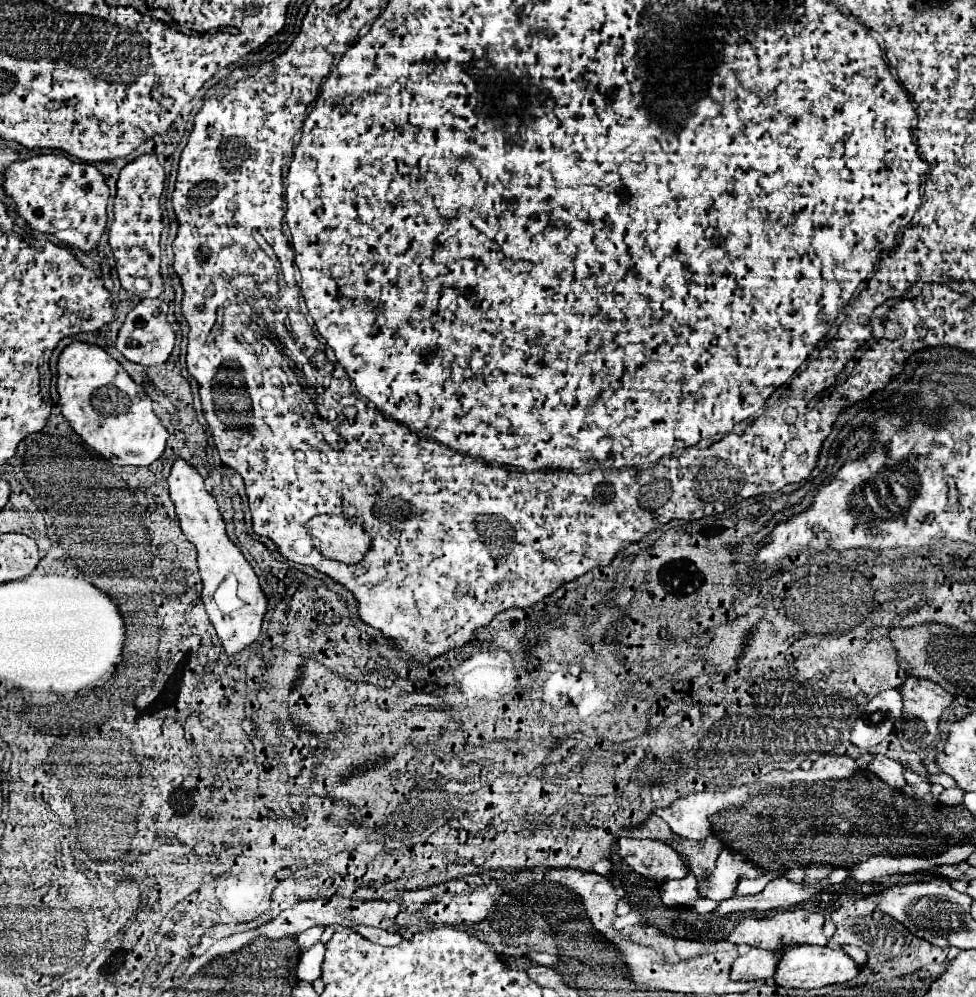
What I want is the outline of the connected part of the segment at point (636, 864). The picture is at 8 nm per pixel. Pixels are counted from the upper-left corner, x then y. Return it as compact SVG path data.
M621 837L617 841L619 855L623 861L639 875L665 883L669 879L687 877L687 867L681 863L679 853L667 843L657 843L655 839L631 839Z

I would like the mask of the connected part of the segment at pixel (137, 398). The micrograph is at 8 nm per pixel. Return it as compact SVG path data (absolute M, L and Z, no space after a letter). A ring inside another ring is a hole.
M73 341L63 349L57 363L57 391L71 429L113 465L151 465L163 455L169 433L153 413L151 399L99 345Z

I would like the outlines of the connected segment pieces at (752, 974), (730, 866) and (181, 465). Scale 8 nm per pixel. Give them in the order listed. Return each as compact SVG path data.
M751 947L747 955L737 957L737 961L731 967L731 979L769 979L777 971L777 959L781 959L779 951L767 951Z
M723 849L717 859L715 871L705 881L699 881L699 891L707 899L719 903L723 899L733 897L739 879L757 879L763 875L767 875L767 871L761 871L761 867L757 867L755 863L749 863L745 855L737 855L737 851Z
M175 459L171 473L167 477L169 495L175 503L175 511L187 541L191 541L197 549L197 565L203 583L201 599L205 603L207 615L221 639L221 645L229 657L235 657L249 645L253 645L263 627L263 619L269 609L269 599L259 585L259 577L255 575L249 561L243 553L231 543L225 533L225 523L215 503L215 497L207 493L203 485L203 477L195 471L191 463L185 459Z

